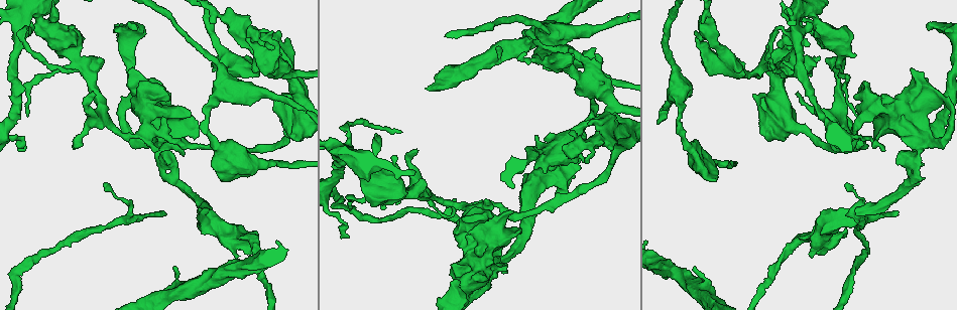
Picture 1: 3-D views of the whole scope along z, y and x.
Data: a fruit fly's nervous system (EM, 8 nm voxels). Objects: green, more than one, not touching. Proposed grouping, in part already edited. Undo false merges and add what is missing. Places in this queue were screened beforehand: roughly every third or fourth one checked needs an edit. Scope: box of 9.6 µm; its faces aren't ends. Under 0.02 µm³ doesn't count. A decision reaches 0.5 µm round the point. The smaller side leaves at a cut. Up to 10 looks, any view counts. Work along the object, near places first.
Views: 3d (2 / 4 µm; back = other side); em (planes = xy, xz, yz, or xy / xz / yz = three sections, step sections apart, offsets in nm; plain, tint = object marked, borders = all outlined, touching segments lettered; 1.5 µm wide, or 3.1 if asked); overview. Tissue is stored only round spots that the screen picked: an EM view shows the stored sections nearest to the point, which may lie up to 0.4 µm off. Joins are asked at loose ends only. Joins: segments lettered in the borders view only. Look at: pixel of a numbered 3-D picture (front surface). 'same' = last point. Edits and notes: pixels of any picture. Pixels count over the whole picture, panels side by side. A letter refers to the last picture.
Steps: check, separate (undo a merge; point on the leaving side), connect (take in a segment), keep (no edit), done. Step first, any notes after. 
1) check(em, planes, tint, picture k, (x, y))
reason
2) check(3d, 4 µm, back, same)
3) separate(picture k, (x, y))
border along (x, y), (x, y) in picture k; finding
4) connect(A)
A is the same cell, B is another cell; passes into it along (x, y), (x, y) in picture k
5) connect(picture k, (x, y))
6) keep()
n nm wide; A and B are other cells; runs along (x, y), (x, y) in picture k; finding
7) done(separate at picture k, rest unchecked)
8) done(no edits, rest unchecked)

check(3d, 4 µm, picture 1, (166, 213))
thin end

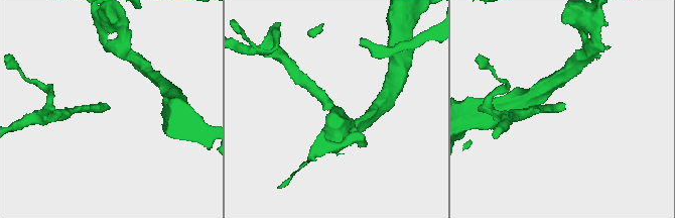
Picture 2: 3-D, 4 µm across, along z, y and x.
check(em, planes, tint, picture 2, (109, 109))

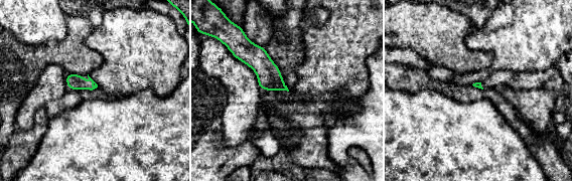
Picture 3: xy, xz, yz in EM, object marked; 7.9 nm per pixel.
check(em, planes, borders, same)
see the neighbours

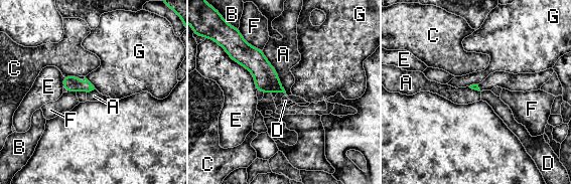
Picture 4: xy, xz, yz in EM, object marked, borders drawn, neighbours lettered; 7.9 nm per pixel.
keep()
A, B, C, D, E, F and G are other cells; border along (262, 50), (286, 93) in picture 4; none of them fits

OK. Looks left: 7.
check(3d, 2 µm, back, picture 1, (851, 152))
an open end

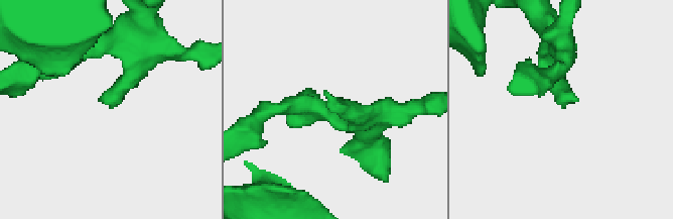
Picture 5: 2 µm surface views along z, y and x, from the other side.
check(em, planes, borders, picture 5, (578, 101))

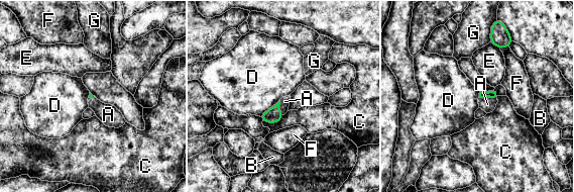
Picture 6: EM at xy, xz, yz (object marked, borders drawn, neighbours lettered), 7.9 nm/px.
connect(picture 6, (487, 104))
A is the same cell, B, C, D, E, F and G are other cells; passes into it along (493, 94), (488, 96), (487, 104) in picture 6; the neuron continues

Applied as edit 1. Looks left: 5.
check(overview)

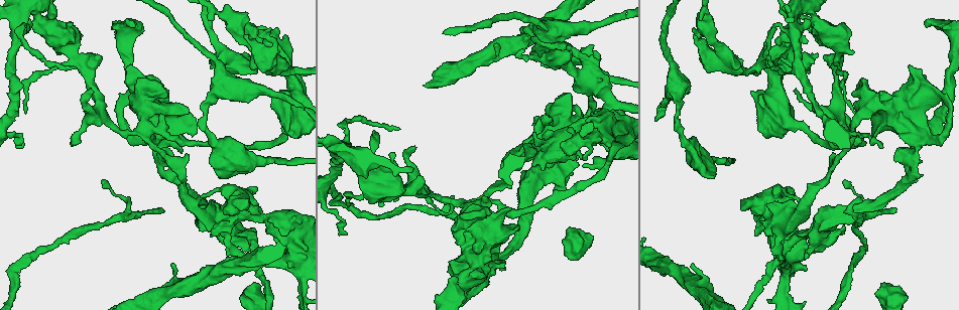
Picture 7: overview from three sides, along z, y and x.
check(3d, 2 µm, picture 7, (532, 164))
an open end

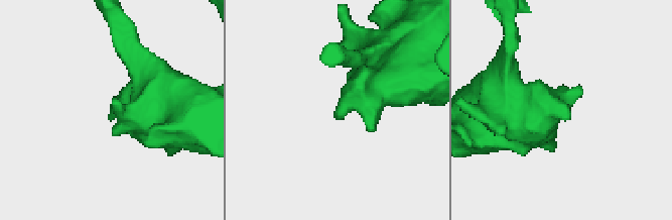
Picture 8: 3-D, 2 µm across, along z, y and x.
check(em, planes, borders, picture 8, (109, 117))

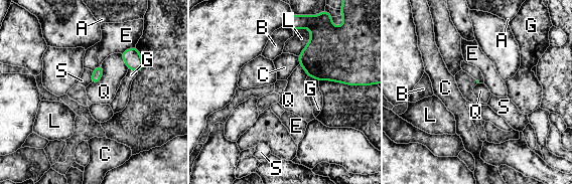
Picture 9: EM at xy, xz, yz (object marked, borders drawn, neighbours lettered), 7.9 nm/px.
keep()
A, B, C, E, G, L, Q and S are other cells; border along (93, 71), (90, 82) in picture 9; no lettered segment goes on from it

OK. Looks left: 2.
check(em, xy, step 4, tint, picture 7, (604, 119))

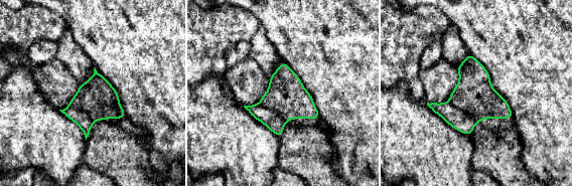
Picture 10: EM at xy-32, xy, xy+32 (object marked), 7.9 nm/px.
check(em, planes, borders, same)
another direction

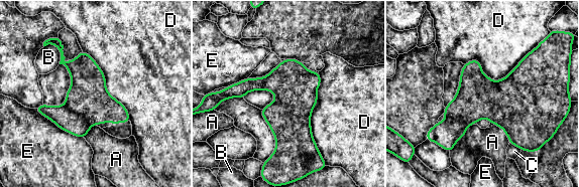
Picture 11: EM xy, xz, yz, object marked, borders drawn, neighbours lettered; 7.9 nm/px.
separate(picture 11, (65, 119))
360 nm wide; A, B, C, D and E are other cells; border along (65, 105), (91, 125) in picture 11; a second neuron is stuck on

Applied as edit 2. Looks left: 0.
done(connect at picture 6, separate at picture 11, rest unchecked)

